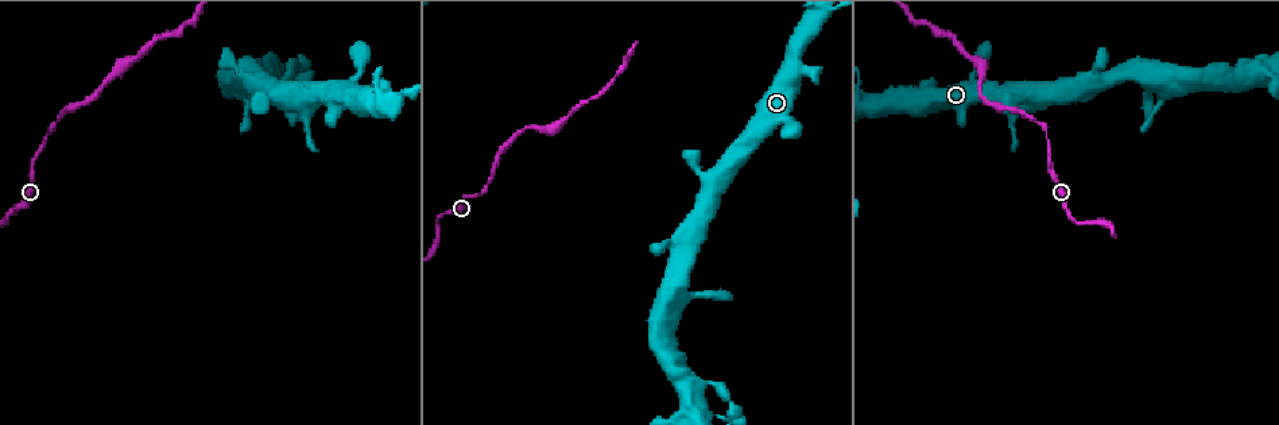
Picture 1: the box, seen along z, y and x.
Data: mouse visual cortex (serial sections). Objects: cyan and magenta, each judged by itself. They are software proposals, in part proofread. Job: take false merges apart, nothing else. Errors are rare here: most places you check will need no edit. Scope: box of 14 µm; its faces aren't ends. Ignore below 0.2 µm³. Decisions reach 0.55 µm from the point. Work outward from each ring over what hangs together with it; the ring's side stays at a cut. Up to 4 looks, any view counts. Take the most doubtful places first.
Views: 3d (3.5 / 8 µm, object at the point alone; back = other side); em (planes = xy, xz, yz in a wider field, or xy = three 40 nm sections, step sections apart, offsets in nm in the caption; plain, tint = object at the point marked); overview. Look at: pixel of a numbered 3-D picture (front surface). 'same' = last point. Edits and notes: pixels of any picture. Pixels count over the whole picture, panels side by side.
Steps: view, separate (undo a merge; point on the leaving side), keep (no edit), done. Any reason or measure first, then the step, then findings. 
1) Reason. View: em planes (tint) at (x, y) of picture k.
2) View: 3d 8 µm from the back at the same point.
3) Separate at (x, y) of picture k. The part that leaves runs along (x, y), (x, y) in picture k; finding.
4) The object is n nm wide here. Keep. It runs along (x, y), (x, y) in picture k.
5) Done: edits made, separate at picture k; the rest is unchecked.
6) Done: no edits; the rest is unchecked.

A narrow waist. View: 3d 3.5 µm at (480, 196) of picture 1.

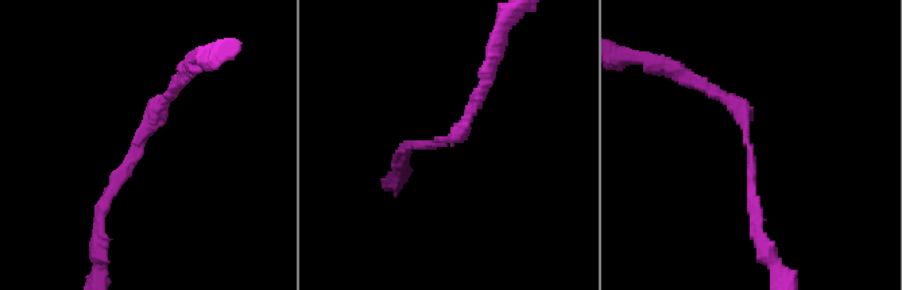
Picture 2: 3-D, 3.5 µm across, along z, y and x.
Need the tissue. View: em xy step 3 (tint) at (748, 133) of picture 2.

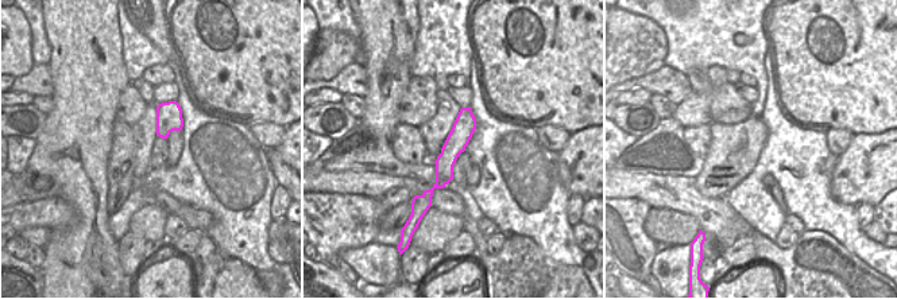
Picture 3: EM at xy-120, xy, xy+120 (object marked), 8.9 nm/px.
Keep. It runs along (467, 111), (443, 179), (424, 198) in picture 3; one cell here.

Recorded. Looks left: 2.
Sudden change in width. View: 3d 8 µm at (981, 80) of picture 1.

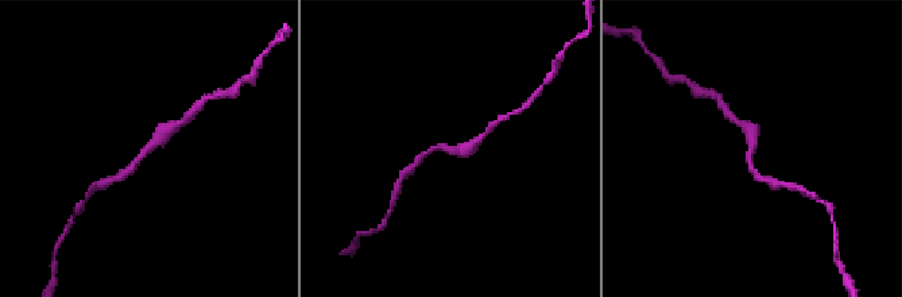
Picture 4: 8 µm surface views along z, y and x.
The arms are 150, 350 nm wide; now the EM. View: em xy step 5 (tint) at (148, 148) of picture 4.

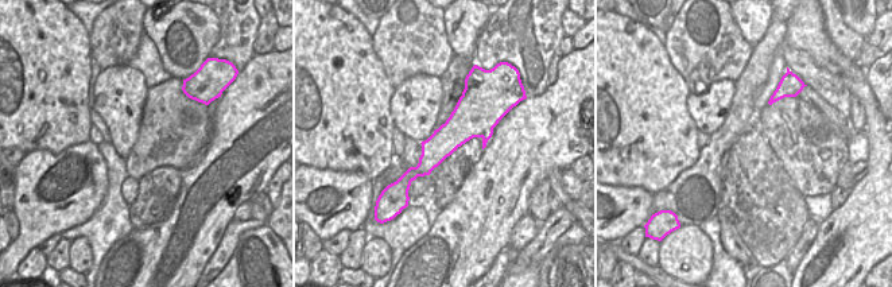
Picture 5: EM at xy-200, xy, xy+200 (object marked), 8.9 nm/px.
Keep. It runs along (474, 92), (473, 113), (406, 183) in picture 5; one cell here.

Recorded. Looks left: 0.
Done: no edits; the rest is unchecked.

